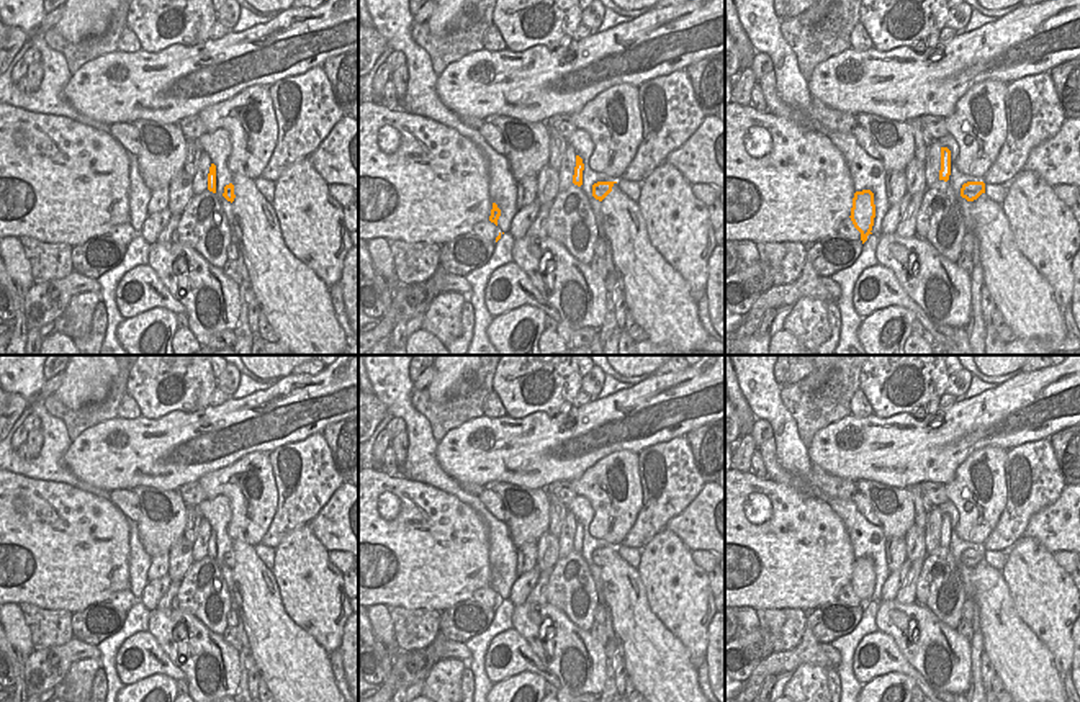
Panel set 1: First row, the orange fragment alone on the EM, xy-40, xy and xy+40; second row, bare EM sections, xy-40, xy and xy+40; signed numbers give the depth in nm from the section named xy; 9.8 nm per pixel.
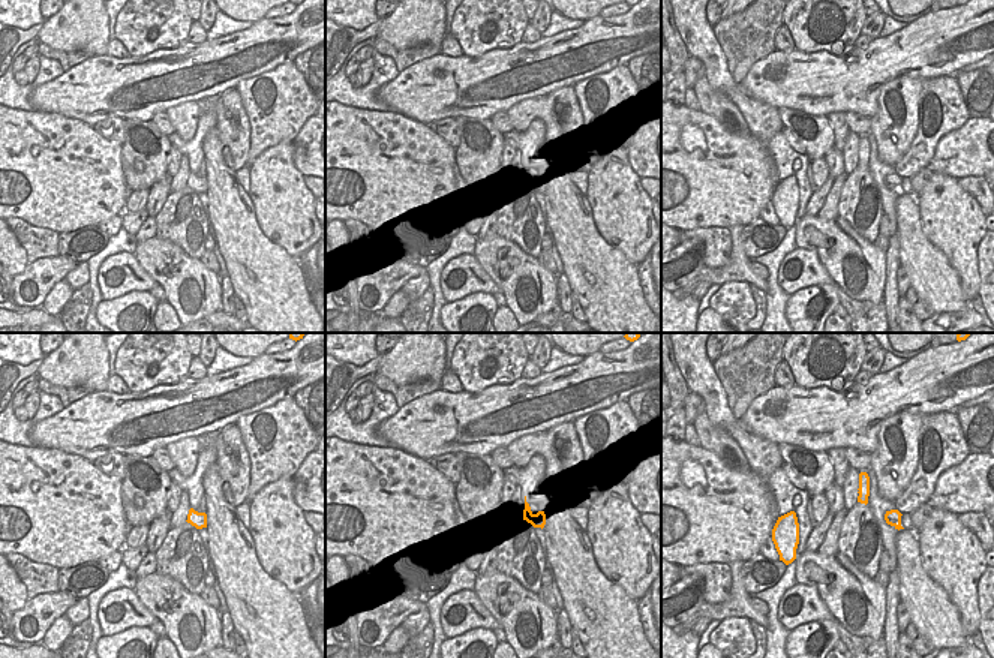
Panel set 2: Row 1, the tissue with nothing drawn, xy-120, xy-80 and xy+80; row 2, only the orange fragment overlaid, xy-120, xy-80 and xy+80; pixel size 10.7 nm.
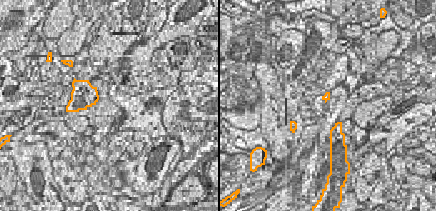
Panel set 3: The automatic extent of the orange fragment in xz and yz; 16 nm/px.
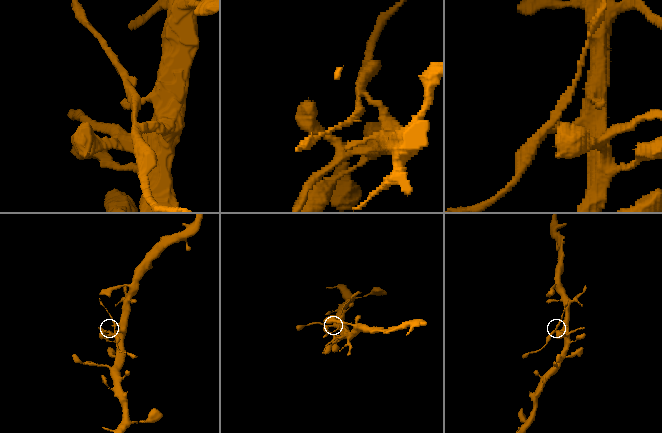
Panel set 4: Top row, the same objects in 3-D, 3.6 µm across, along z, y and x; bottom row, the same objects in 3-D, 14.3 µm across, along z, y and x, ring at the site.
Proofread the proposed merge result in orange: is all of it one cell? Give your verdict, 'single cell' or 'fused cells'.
fused cells

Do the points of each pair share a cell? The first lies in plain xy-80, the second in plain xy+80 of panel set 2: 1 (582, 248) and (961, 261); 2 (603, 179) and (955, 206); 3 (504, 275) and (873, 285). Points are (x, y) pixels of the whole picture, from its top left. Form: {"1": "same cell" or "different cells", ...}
{"1": "different cells", "2": "same cell", "3": "same cell"}

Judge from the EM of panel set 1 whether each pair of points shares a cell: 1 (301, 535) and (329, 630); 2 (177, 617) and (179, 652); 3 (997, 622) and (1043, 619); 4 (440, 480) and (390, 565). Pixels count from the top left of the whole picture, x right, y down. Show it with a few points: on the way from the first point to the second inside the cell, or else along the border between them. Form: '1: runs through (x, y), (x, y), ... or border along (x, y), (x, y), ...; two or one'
1: runs through (301, 558), (301, 576), (321, 607); one
2: runs through (170, 625), (172, 643); one
3: border along (1007, 586), (1018, 617), (1048, 650); two
4: border along (400, 475), (452, 493), (468, 506); two

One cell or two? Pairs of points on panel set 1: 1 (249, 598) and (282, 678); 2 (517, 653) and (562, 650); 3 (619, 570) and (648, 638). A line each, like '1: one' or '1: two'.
1: one
2: two
3: one

